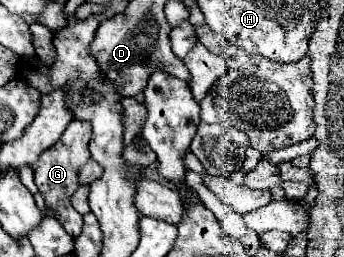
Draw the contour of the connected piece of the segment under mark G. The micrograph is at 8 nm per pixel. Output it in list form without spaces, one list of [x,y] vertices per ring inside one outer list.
[[[70,121],[66,131],[62,133],[62,137],[58,139],[58,143],[54,147],[48,147],[40,155],[38,163],[32,165],[34,181],[38,185],[38,191],[42,193],[44,201],[48,201],[48,207],[58,211],[58,221],[62,223],[66,233],[70,233],[72,237],[78,237],[80,231],[82,231],[82,215],[70,205],[70,197],[78,189],[78,167],[82,167],[84,163],[90,161],[89,145],[91,137],[92,127],[90,127],[90,123],[86,123],[86,121]]]

